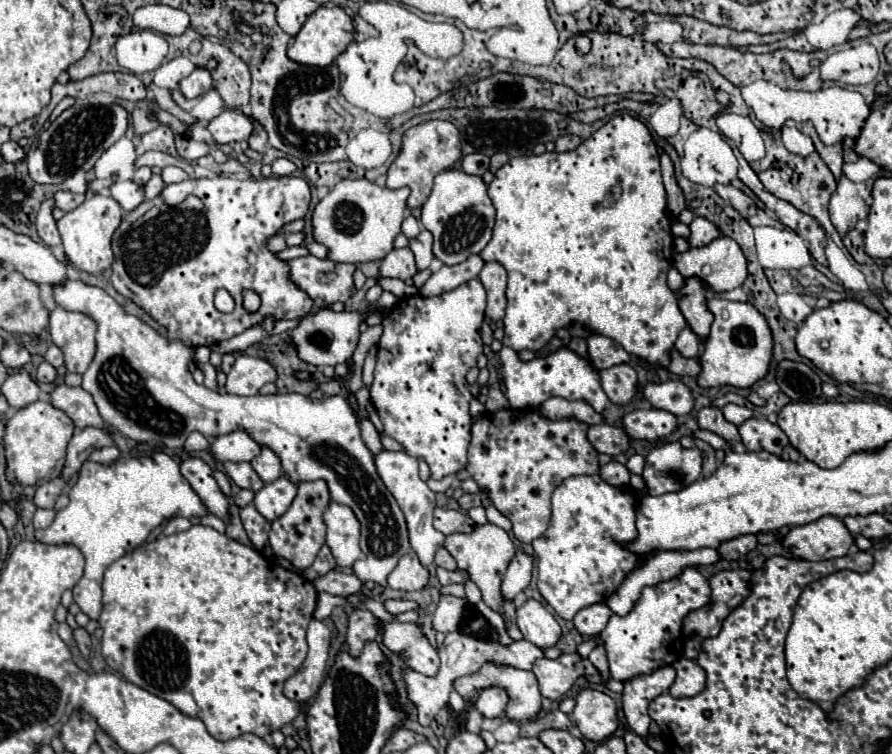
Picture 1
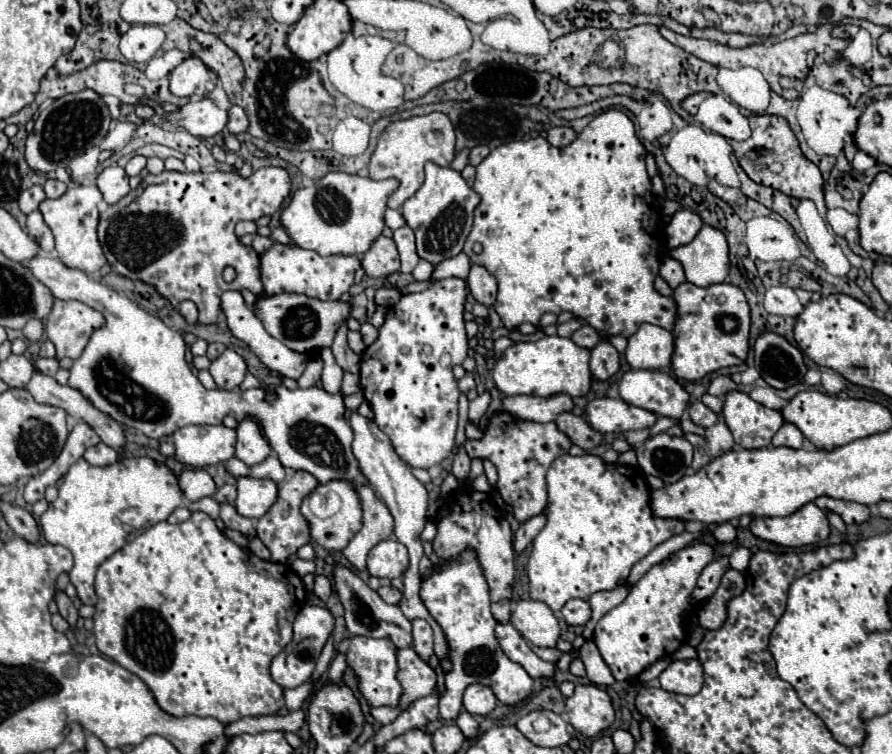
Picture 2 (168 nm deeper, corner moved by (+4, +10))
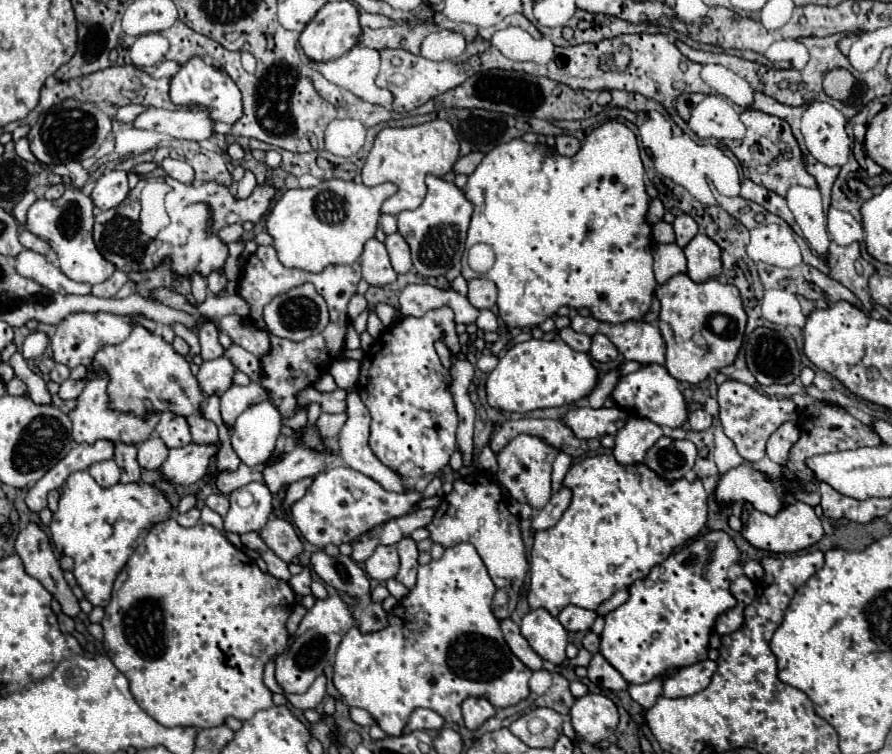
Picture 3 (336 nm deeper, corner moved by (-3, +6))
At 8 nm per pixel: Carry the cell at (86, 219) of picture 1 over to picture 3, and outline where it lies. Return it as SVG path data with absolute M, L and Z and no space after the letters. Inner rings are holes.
M67 188L65 194L59 198L59 200L45 200L45 198L39 198L27 212L27 230L31 230L33 234L45 238L51 242L53 250L57 252L59 256L59 264L61 264L61 272L75 280L75 282L87 282L87 284L99 284L103 280L107 280L113 272L115 272L115 266L105 260L95 242L93 242L93 236L91 236L91 230L93 230L93 220L95 220L95 204L91 200L91 196L83 194L81 190L71 190Z

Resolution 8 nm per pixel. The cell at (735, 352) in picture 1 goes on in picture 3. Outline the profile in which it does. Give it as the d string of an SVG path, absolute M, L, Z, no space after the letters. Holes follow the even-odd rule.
M677 274L659 286L655 294L661 300L659 330L667 344L665 368L673 378L701 384L709 372L721 370L737 360L747 326L747 314L737 286L721 284L719 280L695 284L687 274Z

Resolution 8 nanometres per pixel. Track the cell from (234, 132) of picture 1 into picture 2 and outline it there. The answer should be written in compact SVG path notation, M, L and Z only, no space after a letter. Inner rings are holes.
M198 100L188 102L170 114L164 114L164 122L170 126L180 126L192 136L210 138L226 128L228 112L220 110L212 100Z

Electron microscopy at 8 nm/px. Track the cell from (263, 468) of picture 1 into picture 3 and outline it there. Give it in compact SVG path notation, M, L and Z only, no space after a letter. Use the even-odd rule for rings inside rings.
M271 402L249 406L237 420L231 436L235 454L247 466L269 460L281 434L281 414Z

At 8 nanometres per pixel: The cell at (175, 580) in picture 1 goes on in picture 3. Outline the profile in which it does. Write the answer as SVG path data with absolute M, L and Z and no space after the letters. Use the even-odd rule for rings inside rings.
M165 520L155 524L147 538L135 548L127 564L123 566L121 574L115 578L113 584L113 594L111 602L105 608L105 618L101 620L101 626L105 630L103 638L103 648L111 662L127 674L131 682L131 692L135 694L135 700L139 706L143 706L157 722L163 726L195 726L195 728L211 728L211 726L221 726L229 716L245 722L247 718L253 718L255 712L259 710L269 710L273 706L273 692L263 684L263 670L265 664L279 656L289 642L289 632L287 632L287 618L291 616L293 608L297 606L297 594L285 580L277 580L275 576L261 572L259 566L239 548L235 548L219 530L215 530L211 524L195 524L191 528L179 526L175 520Z

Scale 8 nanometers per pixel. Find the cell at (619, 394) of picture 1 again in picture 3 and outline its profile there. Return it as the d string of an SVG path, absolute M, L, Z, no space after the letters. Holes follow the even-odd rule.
M595 334L589 354L591 354L597 362L611 362L611 360L617 358L619 352L617 352L615 344L613 344L605 334Z

